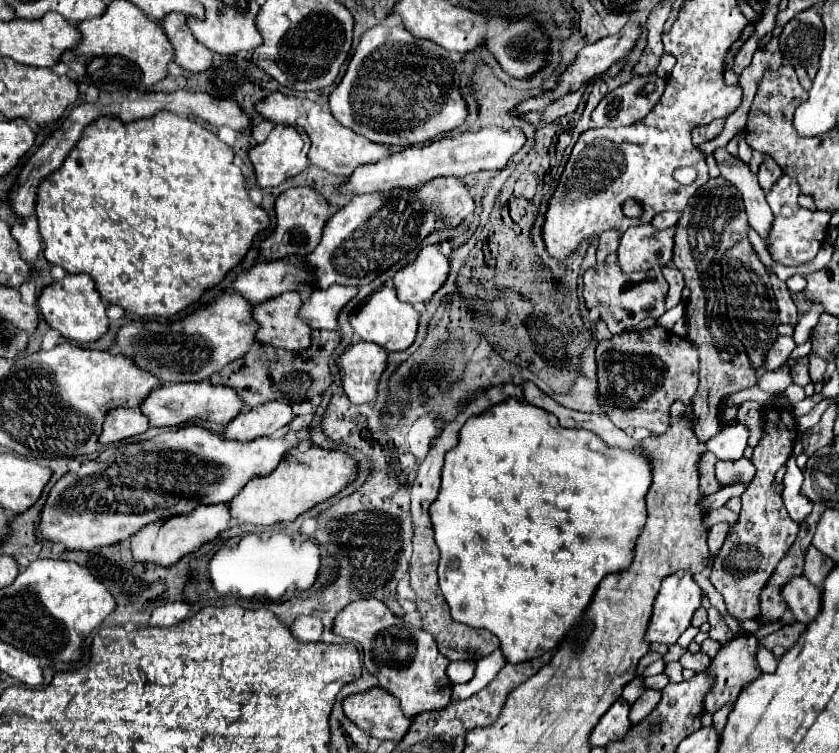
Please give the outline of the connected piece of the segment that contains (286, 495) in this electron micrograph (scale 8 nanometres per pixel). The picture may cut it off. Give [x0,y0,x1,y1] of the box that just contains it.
[229,447,359,525]

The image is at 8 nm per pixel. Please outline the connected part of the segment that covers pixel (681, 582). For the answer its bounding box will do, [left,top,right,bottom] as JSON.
[645,571,705,645]

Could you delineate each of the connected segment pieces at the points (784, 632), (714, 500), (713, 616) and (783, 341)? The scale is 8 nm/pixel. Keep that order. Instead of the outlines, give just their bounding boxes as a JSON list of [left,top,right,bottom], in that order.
[[759,623,805,649],[703,483,747,509],[709,607,733,647],[765,337,795,369]]

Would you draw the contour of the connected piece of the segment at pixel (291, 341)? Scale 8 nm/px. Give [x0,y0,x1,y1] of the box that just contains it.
[253,293,311,351]

